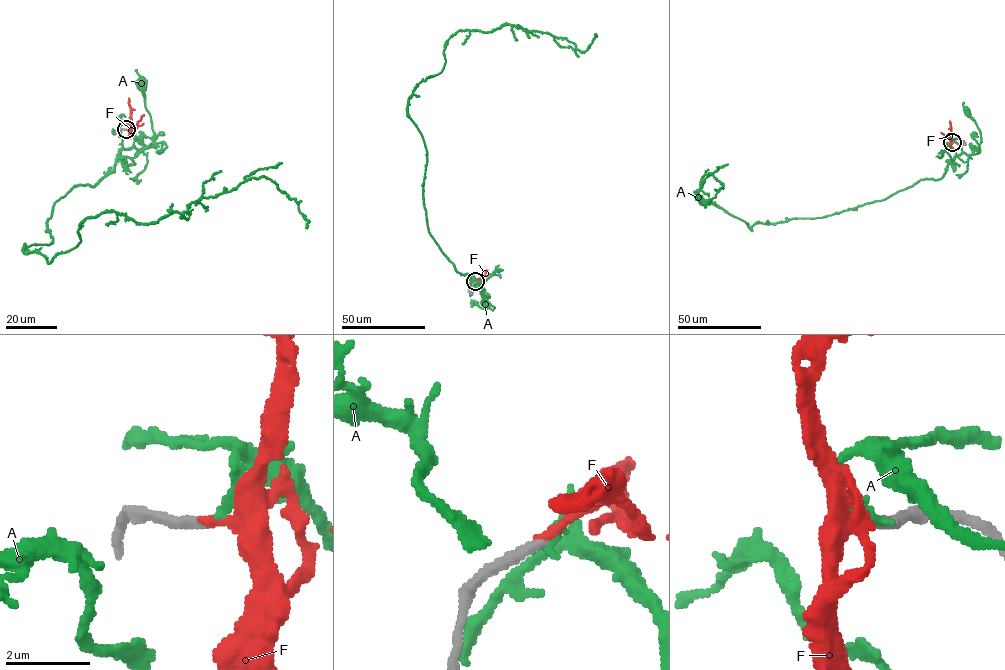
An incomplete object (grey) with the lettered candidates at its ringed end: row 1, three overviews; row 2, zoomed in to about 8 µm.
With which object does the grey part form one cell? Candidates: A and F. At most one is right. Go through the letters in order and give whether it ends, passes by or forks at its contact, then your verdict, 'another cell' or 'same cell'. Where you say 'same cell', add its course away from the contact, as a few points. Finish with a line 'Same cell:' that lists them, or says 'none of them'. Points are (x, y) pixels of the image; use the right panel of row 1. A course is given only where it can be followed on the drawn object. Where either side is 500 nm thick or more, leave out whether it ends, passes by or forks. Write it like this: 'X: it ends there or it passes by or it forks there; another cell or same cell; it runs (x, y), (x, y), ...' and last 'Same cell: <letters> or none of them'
A: it ends there; another cell
F: it ends there; same cell
Same cell: F

